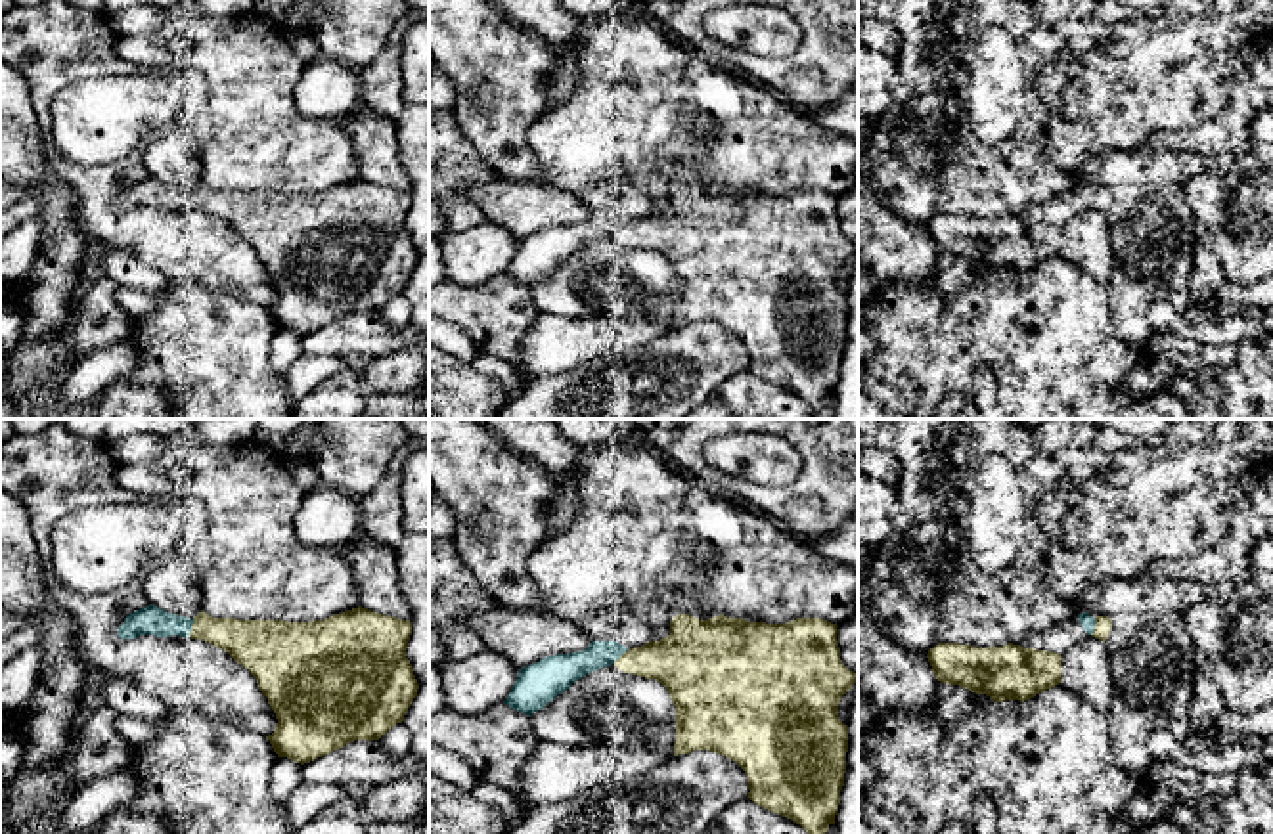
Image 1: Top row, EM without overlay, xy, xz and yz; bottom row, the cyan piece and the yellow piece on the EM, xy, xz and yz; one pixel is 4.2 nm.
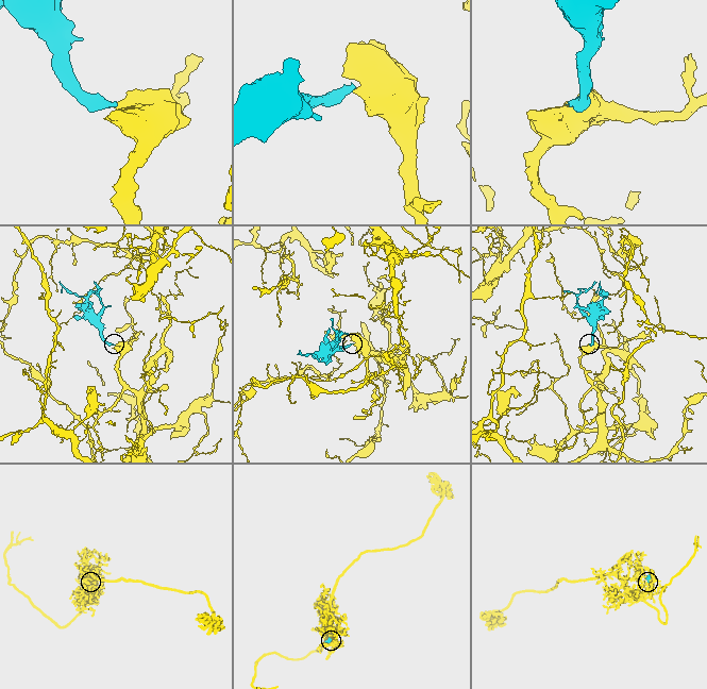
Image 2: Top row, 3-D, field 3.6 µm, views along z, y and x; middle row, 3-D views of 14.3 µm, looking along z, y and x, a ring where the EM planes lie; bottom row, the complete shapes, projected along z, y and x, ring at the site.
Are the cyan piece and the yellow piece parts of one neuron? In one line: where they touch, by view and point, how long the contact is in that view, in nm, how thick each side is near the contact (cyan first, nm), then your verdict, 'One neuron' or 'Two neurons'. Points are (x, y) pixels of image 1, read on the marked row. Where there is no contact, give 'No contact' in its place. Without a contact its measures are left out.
Touches cyan at xy (190, 628). Shared border 80 nm. Thickness 120 nm (cyan) against 190 nm. One neuron

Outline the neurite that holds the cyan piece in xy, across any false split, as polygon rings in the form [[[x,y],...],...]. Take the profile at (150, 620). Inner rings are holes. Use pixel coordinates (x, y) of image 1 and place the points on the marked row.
[[[149,604],[117,627],[119,639],[140,635],[191,637],[226,650],[257,679],[276,713],[276,729],[266,736],[274,752],[301,765],[354,740],[379,740],[404,721],[419,689],[406,658],[412,622],[362,606],[325,620],[285,622],[212,618],[203,610],[186,618]]]

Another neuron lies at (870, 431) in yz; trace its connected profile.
[[[858,419],[858,451],[863,446],[886,448],[894,419]]]

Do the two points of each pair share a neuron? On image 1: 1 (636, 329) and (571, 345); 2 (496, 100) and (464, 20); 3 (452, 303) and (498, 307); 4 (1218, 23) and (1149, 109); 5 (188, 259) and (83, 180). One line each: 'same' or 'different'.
1: same
2: same
3: same
4: same
5: same

